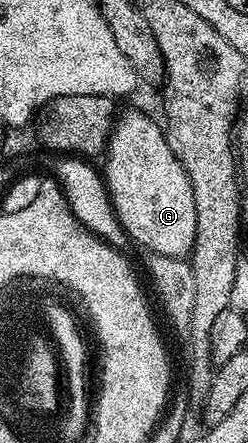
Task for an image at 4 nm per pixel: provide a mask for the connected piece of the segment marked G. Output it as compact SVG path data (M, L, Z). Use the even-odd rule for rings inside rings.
M126 111L114 120L114 130L110 133L110 141L106 145L104 160L104 178L114 211L126 230L129 238L147 247L147 252L155 255L167 255L170 258L189 256L194 249L196 237L196 201L192 197L192 185L188 181L188 173L180 165L180 161L168 149L165 130L158 127L142 111Z

